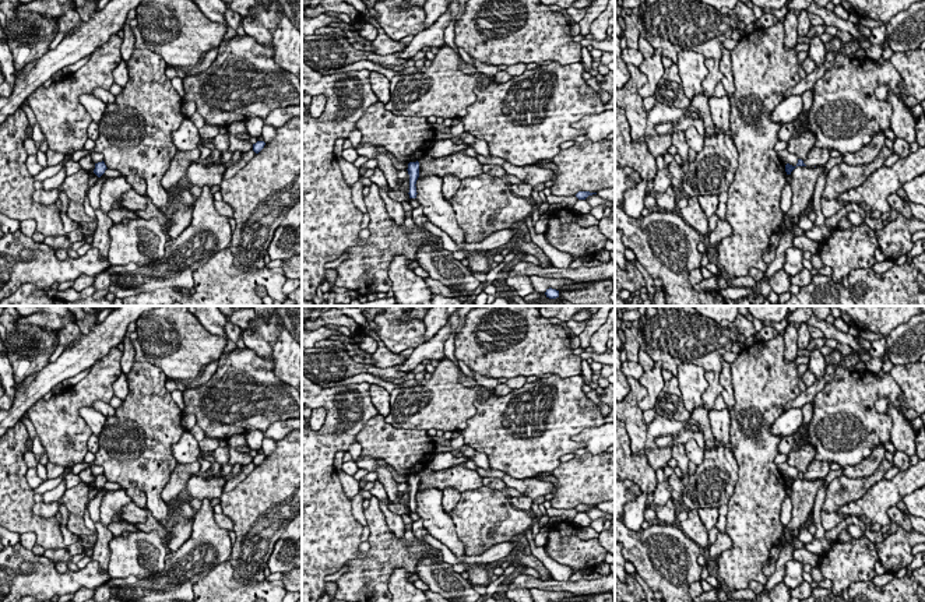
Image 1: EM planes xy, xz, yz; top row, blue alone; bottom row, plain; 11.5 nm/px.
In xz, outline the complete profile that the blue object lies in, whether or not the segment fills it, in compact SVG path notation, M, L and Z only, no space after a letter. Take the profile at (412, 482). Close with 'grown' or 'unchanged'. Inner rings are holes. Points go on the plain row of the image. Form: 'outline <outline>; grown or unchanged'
outline M409 475L408 476L408 487L409 487L409 511L416 511L416 493L419 490L419 475Z; unchanged

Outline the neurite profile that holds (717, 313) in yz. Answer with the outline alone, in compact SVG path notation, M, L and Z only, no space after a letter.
M692 306L692 307L701 316L711 318L715 323L721 323L722 320L732 323L739 314L738 311L739 306Z

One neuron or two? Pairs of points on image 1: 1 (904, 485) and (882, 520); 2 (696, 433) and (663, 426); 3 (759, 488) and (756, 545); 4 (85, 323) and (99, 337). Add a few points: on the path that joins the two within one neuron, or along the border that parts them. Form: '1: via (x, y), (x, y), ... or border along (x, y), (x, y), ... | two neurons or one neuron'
1: via (896, 492), (882, 506), (882, 511) | one neuron
2: via (688, 430), (671, 430) | one neuron
3: via (756, 502), (756, 531) | one neuron
4: border along (95, 321), (83, 334) | two neurons

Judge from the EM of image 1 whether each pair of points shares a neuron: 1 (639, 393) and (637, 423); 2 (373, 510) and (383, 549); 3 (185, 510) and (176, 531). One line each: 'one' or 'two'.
1: one
2: one
3: one

